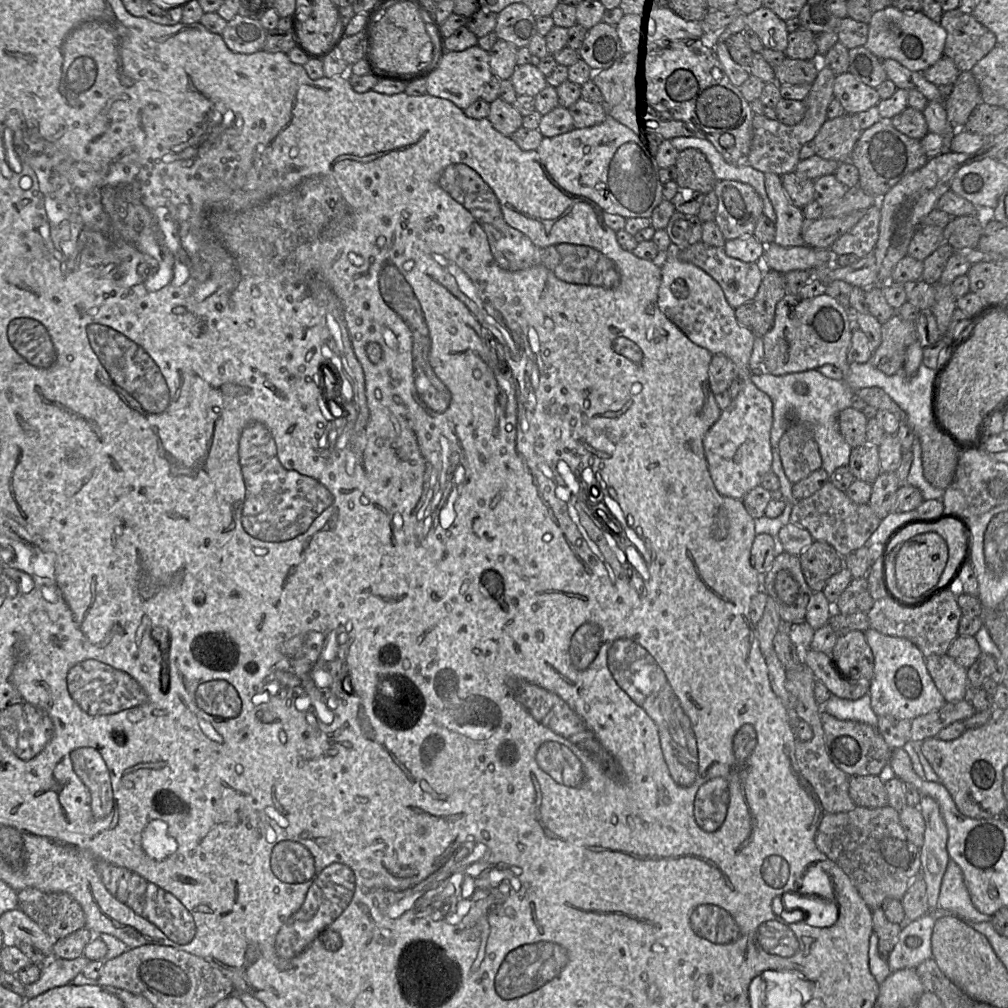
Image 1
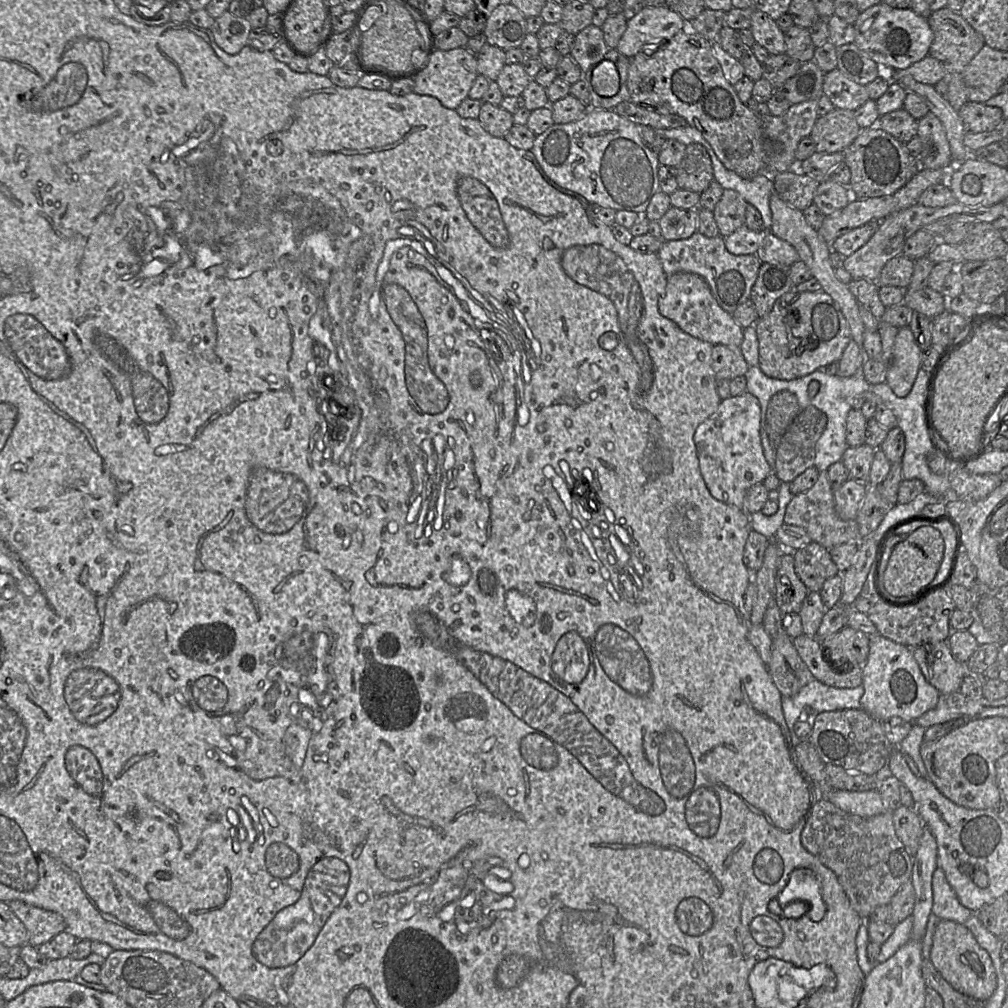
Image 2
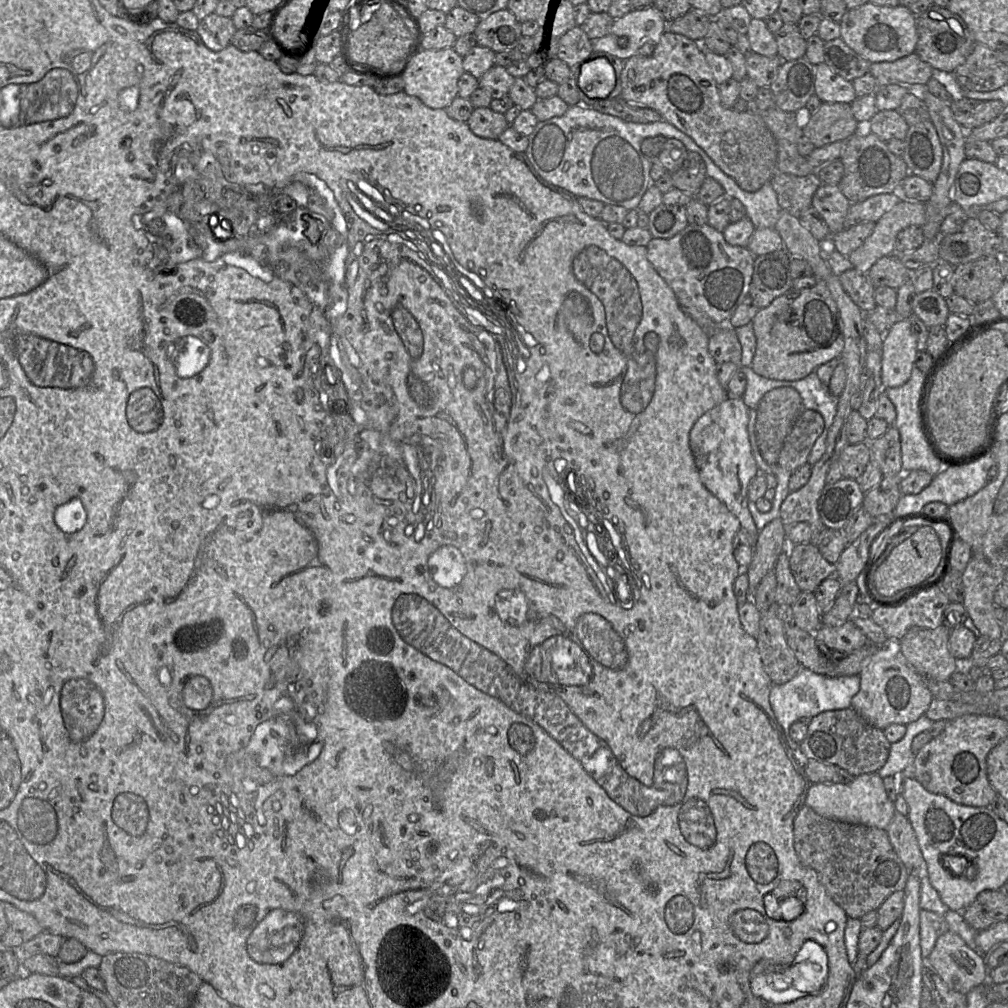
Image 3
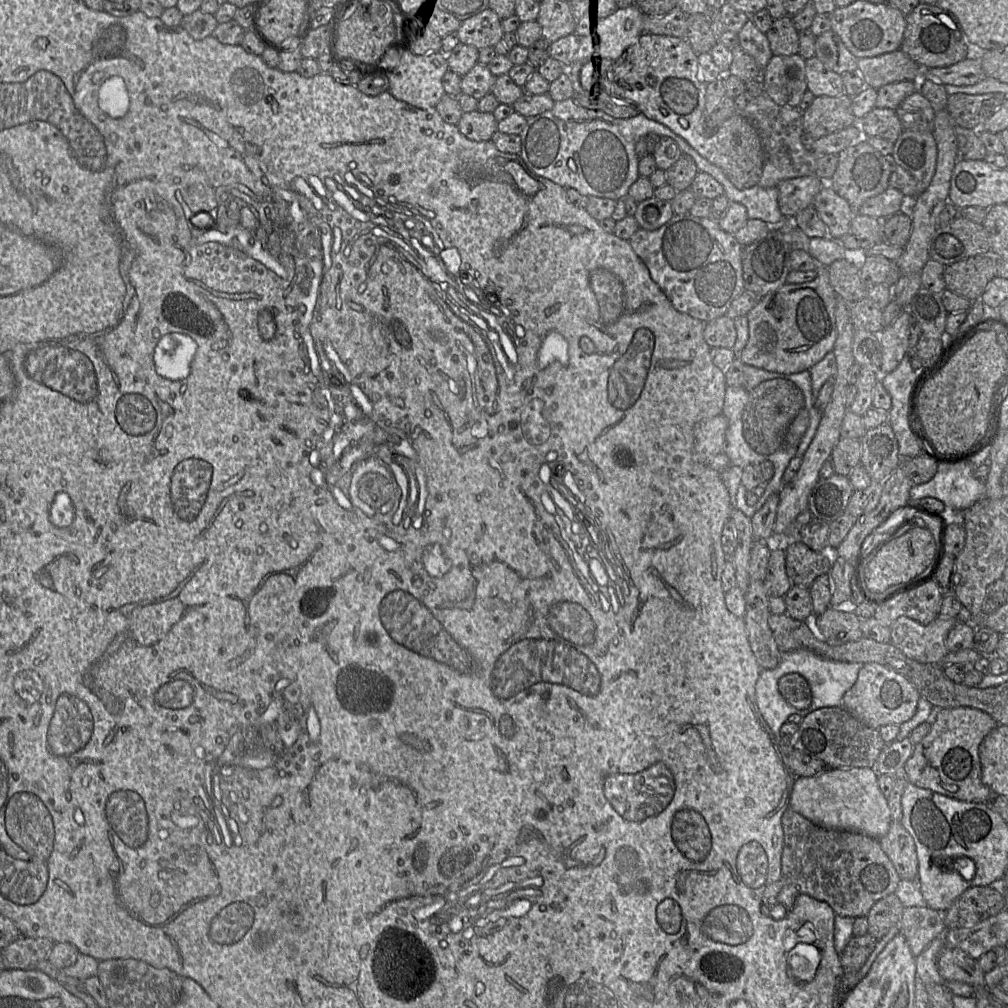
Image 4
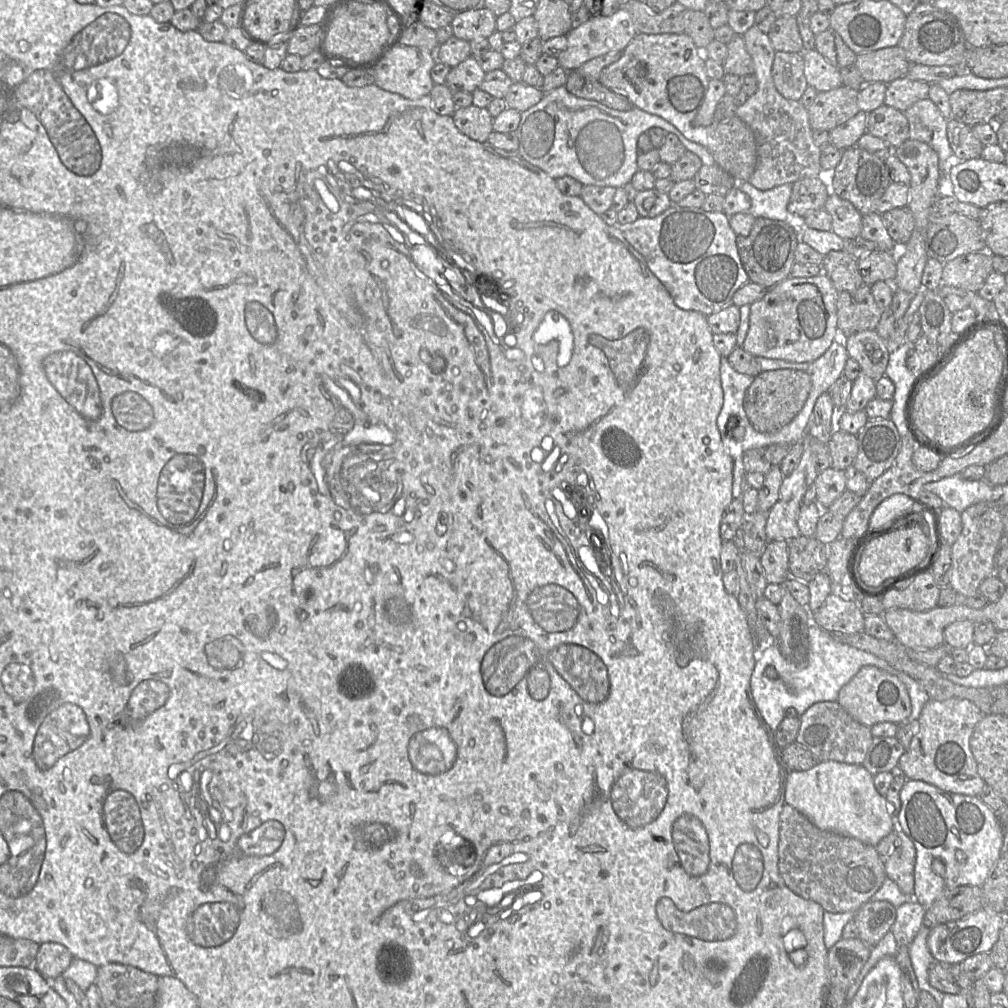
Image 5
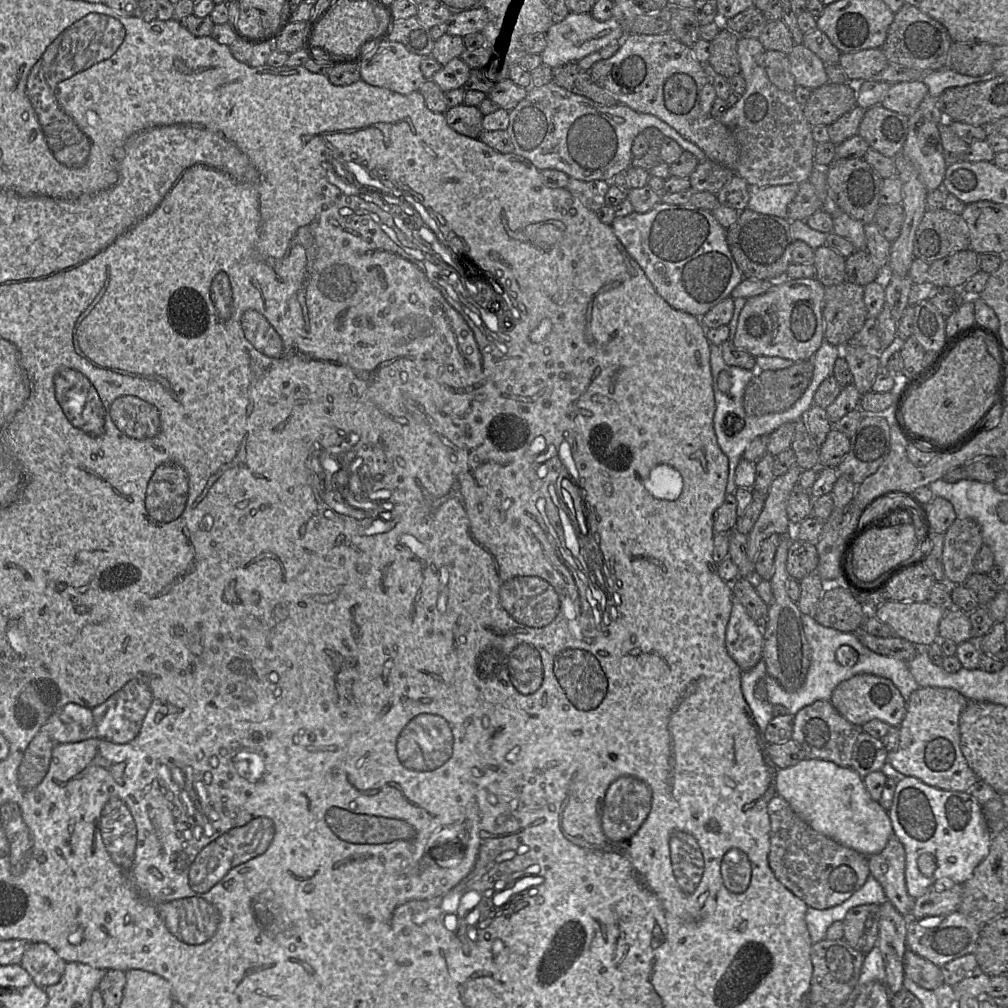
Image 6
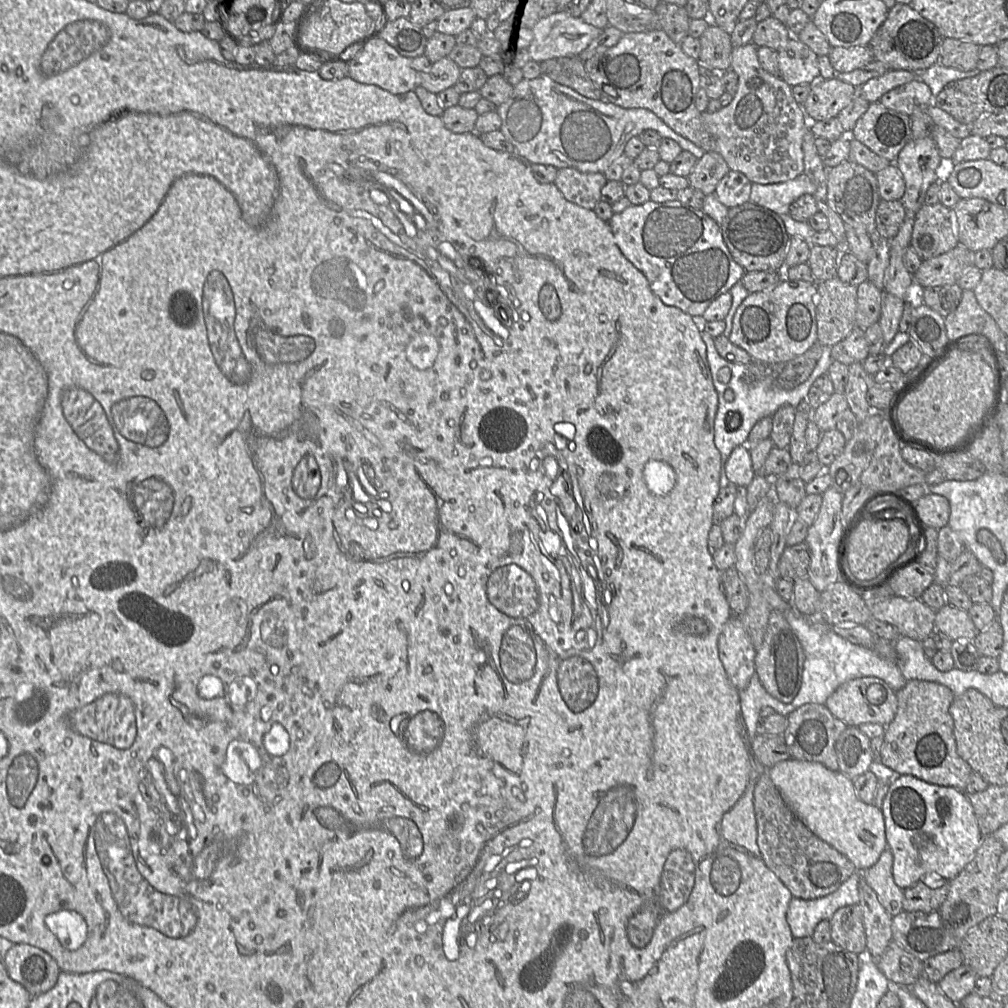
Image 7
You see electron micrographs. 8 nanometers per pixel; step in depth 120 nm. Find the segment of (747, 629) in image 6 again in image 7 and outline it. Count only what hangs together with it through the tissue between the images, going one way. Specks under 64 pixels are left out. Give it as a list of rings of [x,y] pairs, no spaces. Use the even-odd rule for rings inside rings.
[[[738,616],[725,623],[718,639],[718,654],[725,672],[738,690],[744,689],[755,673],[757,649]]]

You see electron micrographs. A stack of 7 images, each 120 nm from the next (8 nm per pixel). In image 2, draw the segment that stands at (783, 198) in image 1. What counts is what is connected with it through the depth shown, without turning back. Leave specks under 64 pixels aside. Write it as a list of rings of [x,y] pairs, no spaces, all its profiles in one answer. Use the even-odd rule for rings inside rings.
[[[776,193],[771,195],[769,205],[772,213],[770,232],[796,249],[800,260],[807,265],[812,277],[820,283],[822,290],[839,305],[848,322],[852,340],[862,347],[866,328],[859,315],[858,301],[850,292],[848,284],[840,281],[835,274],[835,268],[830,260],[830,244],[806,221],[802,211],[784,202]]]

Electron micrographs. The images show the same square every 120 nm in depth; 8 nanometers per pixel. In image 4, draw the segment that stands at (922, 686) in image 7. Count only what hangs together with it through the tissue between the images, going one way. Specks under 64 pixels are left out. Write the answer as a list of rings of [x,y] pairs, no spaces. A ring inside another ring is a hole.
[[[960,706],[937,709],[930,724],[929,732],[914,745],[911,756],[904,764],[904,776],[908,783],[961,801],[984,803],[991,790],[981,780],[978,749],[984,737],[998,725],[997,722],[989,714],[979,709]]]

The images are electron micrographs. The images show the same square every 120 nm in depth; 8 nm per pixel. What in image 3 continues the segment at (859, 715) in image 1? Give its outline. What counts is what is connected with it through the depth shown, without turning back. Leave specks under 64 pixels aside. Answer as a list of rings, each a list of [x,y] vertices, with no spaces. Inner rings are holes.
[[[803,667],[790,681],[781,685],[772,685],[769,702],[787,741],[788,730],[792,723],[797,722],[799,718],[811,719],[824,711],[849,708],[851,699],[859,691],[859,688],[859,675],[827,677]]]

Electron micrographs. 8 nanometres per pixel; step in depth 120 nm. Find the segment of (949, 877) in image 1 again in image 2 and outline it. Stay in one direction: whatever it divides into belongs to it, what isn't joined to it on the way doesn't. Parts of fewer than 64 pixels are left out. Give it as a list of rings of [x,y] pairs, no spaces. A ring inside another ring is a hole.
[[[936,868],[934,871],[932,883],[934,889],[934,907],[932,913],[941,920],[951,920],[964,924],[972,915],[975,915],[975,912],[960,903],[941,868]]]

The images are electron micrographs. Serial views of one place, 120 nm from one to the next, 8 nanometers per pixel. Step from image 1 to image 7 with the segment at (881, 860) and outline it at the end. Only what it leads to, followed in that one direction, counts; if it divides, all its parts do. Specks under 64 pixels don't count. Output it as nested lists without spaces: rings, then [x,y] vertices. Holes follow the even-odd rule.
[[[768,769],[760,775],[753,794],[757,844],[765,864],[793,897],[811,900],[835,892],[857,872],[856,867],[847,857],[810,831],[792,812],[775,787]]]

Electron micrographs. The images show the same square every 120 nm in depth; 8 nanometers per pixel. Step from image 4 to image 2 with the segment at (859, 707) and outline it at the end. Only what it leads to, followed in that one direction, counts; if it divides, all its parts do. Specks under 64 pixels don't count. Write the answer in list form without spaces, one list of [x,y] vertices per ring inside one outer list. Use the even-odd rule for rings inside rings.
[[[880,634],[869,636],[869,653],[862,669],[861,685],[864,688],[864,694],[860,698],[860,709],[882,723],[892,717],[913,723],[922,714],[932,709],[940,696],[938,690],[921,672],[912,649]]]

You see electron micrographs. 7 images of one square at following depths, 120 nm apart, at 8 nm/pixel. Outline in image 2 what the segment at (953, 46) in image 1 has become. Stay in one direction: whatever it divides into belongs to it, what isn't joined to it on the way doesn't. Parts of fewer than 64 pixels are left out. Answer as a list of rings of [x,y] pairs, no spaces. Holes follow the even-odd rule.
[[[944,7],[927,18],[934,39],[929,56],[938,60],[947,74],[961,73],[985,45],[984,38],[960,14]]]

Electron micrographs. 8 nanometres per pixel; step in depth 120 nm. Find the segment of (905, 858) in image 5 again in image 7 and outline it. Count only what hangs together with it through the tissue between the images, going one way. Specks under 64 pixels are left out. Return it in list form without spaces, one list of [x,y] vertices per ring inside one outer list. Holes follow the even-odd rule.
[[[886,848],[880,855],[878,861],[866,869],[865,871],[857,871],[862,873],[862,879],[866,881],[866,883],[874,890],[876,893],[878,900],[885,908],[885,910],[891,915],[898,915],[903,911],[903,890],[897,886],[894,882],[892,875],[892,865],[893,865],[893,855],[889,848]]]

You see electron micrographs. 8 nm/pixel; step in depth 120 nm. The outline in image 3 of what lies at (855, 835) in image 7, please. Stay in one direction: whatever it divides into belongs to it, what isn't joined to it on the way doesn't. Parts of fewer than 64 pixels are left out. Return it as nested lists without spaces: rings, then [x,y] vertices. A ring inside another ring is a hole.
[[[876,772],[855,776],[847,784],[810,783],[804,805],[826,818],[880,829],[888,826],[895,813],[893,801],[887,797],[883,780]]]

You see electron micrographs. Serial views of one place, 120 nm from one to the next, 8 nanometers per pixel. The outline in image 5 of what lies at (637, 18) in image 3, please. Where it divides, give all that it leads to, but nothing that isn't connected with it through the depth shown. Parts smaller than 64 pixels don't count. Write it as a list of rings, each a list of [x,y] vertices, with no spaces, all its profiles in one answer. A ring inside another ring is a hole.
[[[625,6],[611,15],[591,13],[582,24],[571,28],[566,34],[567,46],[557,56],[558,64],[567,72],[577,70],[583,63],[597,56],[608,52],[623,52],[637,34],[632,16]]]

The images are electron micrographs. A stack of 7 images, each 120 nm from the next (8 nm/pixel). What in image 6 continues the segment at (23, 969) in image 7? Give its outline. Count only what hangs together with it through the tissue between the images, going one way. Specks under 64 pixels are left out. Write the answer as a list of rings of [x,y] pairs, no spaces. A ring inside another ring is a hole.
[[[44,942],[28,944],[20,962],[33,982],[42,989],[60,981],[65,965],[66,962]]]

